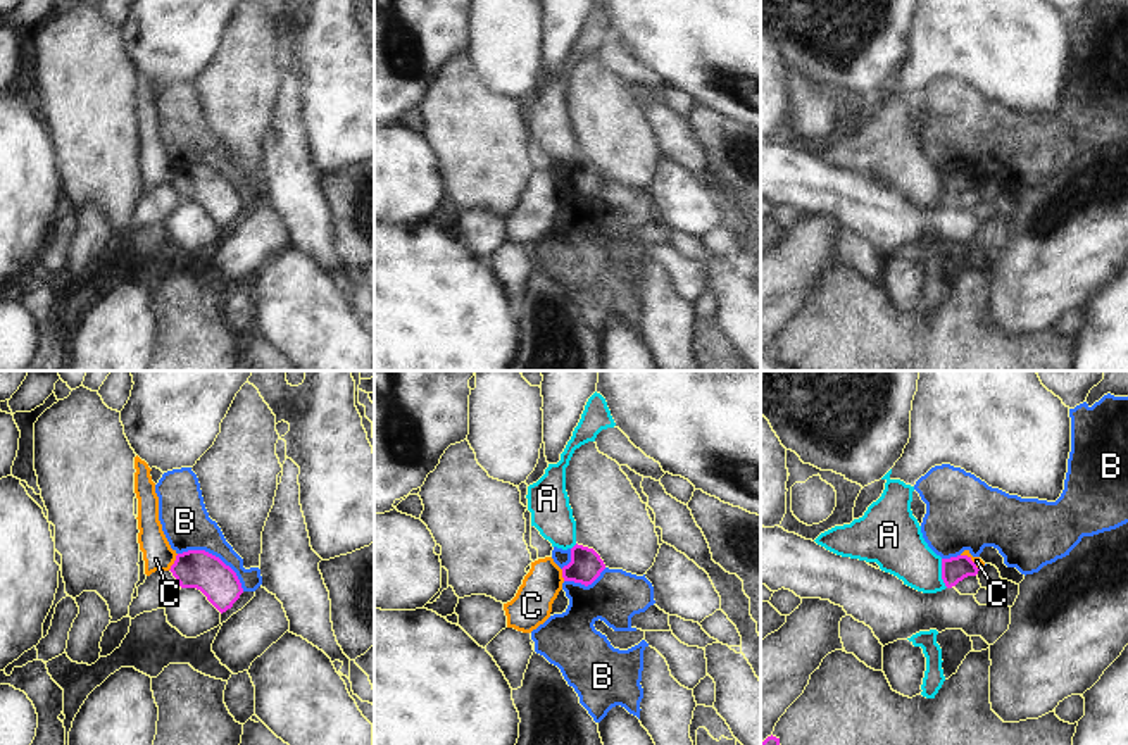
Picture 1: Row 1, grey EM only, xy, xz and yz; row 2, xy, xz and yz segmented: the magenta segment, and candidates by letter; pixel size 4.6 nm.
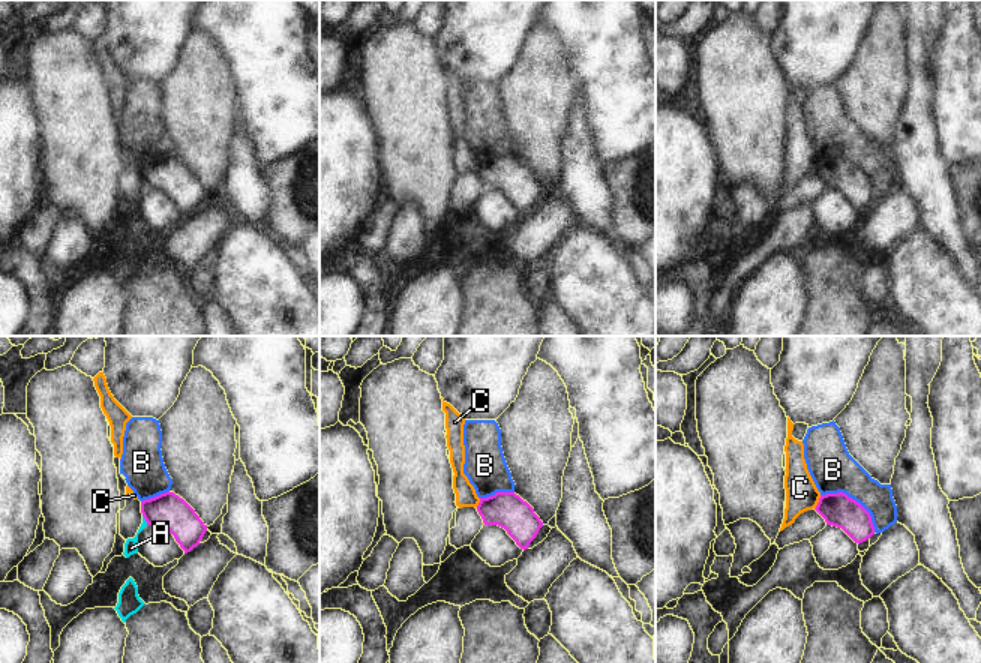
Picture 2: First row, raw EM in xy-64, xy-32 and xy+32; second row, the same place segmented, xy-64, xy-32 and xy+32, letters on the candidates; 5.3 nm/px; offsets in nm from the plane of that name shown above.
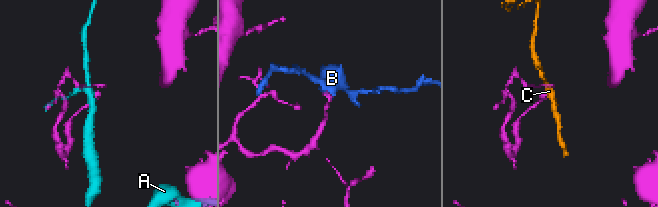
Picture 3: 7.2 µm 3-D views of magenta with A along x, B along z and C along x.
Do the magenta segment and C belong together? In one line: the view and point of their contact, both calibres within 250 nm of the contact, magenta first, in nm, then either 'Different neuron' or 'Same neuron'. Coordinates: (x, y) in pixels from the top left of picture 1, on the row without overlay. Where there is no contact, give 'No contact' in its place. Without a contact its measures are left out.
Touches magenta at xy (175, 176). Thickness 180 nm (magenta) against 140 nm. Different neuron

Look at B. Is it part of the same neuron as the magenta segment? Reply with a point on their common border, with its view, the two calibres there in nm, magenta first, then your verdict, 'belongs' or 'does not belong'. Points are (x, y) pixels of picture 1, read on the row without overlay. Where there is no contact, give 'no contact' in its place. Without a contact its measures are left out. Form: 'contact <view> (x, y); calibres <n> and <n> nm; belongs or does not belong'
contact xy (214, 169); calibres 180 and 220 nm; does not belong

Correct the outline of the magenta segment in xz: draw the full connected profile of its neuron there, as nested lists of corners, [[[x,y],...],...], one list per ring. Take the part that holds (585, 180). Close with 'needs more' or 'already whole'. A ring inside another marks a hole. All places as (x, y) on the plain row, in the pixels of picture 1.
[[[576,157],[571,162],[571,176],[562,181],[562,191],[564,195],[574,195],[588,200],[604,183],[605,178],[593,162]]]; already whole

